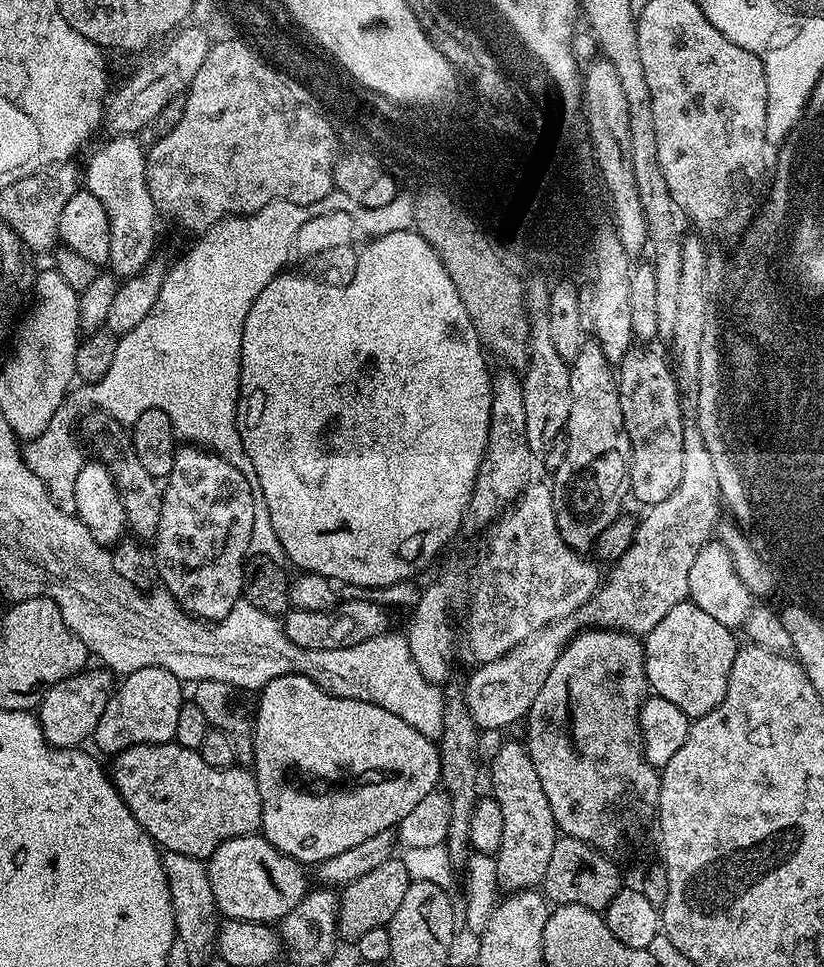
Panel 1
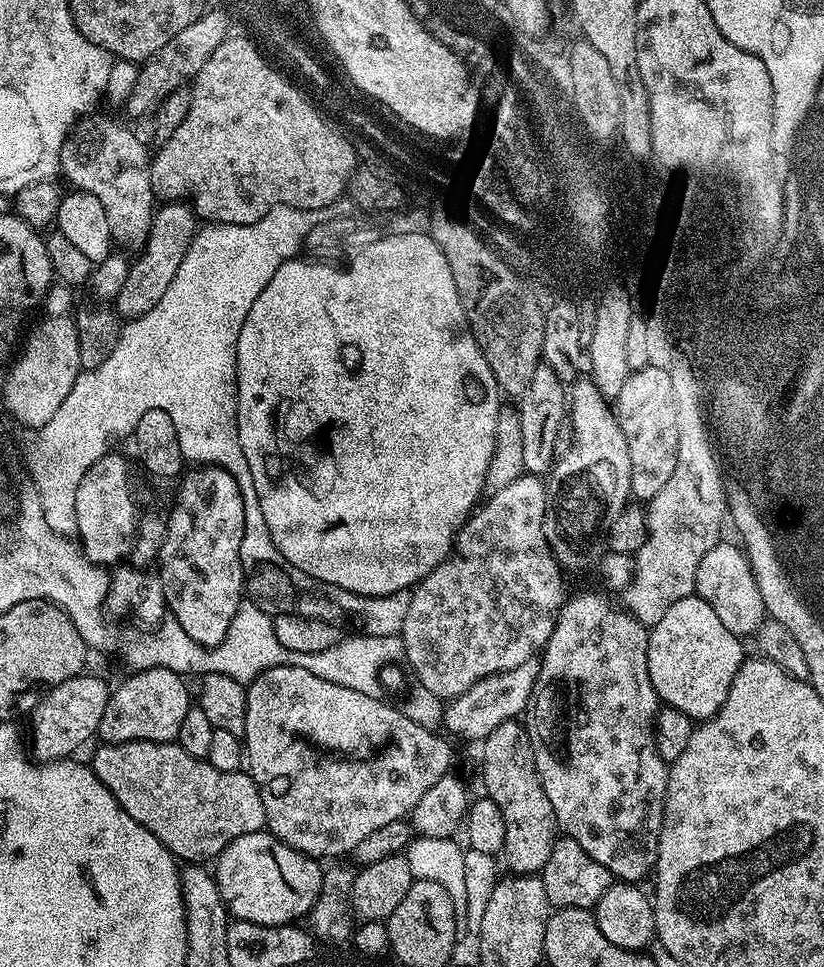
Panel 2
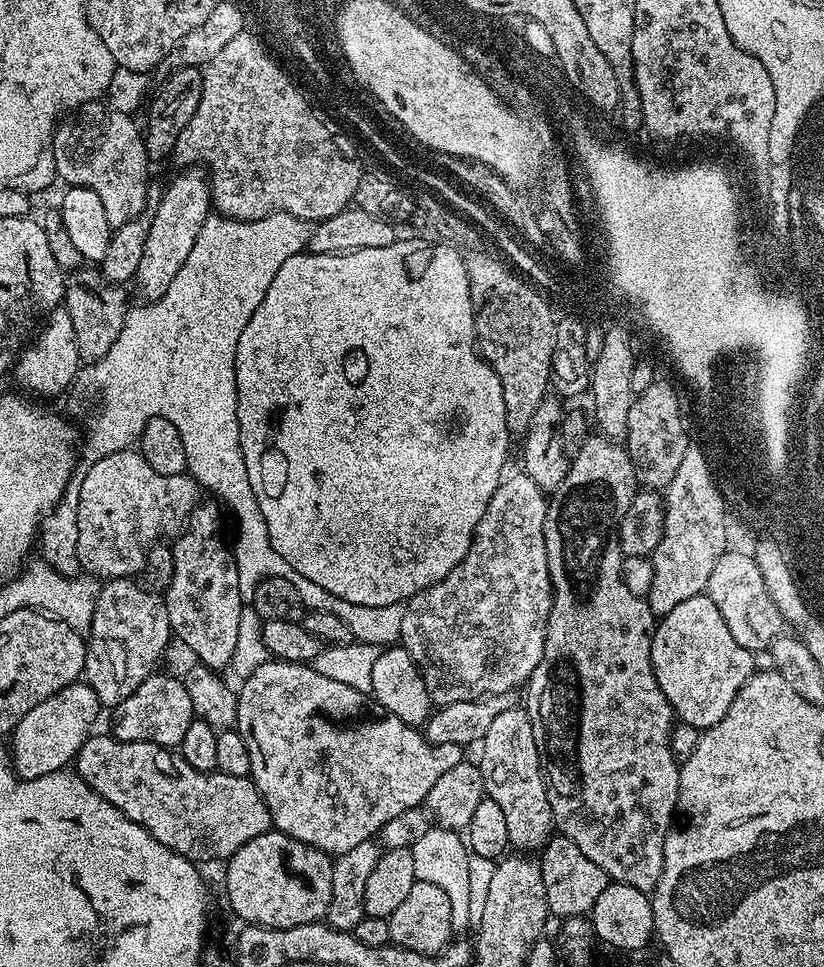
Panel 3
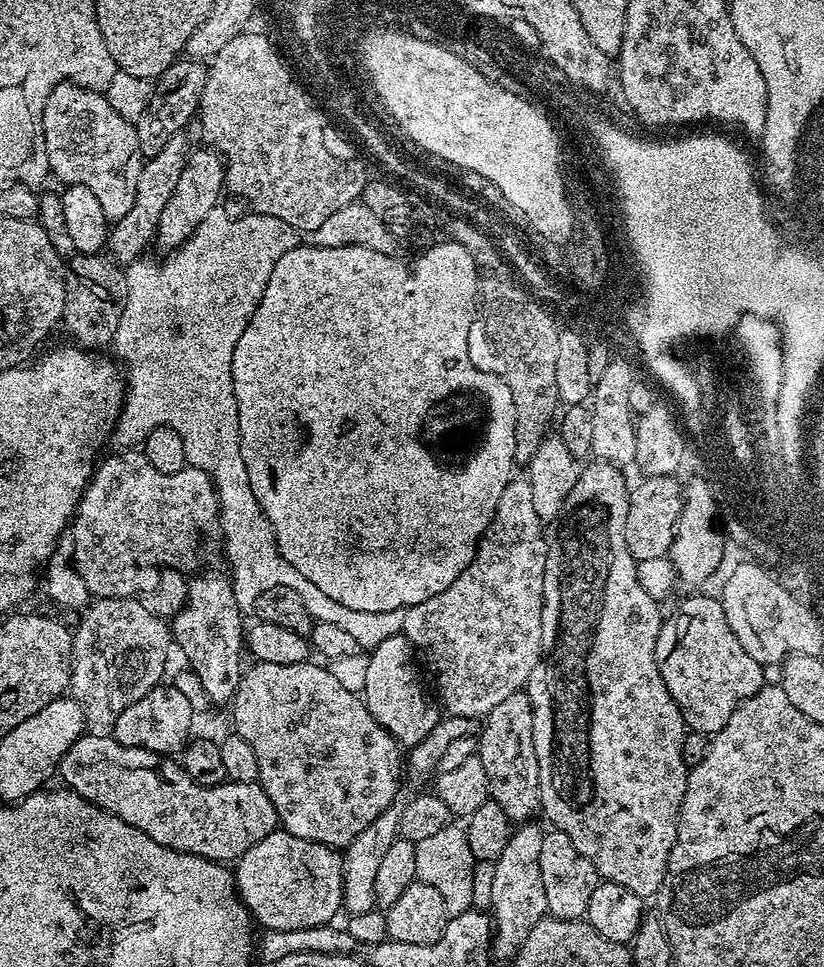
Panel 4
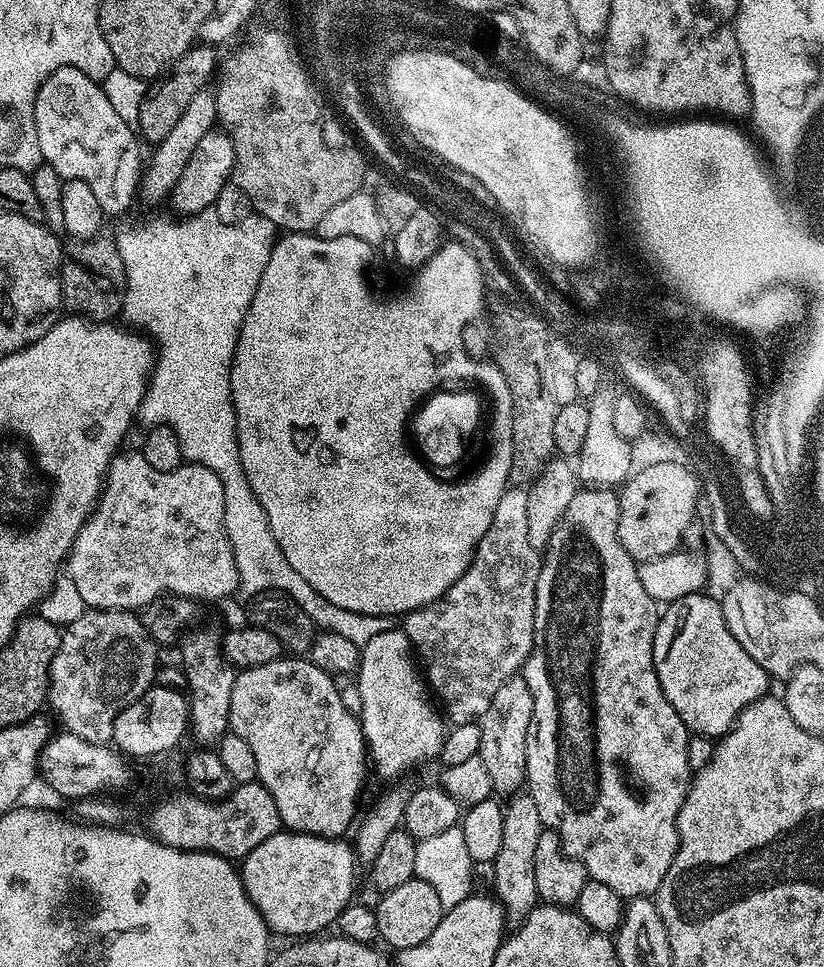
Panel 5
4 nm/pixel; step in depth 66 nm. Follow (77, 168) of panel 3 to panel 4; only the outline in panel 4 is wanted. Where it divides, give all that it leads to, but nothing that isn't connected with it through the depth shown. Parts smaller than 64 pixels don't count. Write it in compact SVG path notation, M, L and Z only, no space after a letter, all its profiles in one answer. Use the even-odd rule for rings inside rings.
M59 84L46 98L46 106L42 110L42 130L46 142L46 158L48 171L53 177L61 180L61 185L67 186L73 182L85 184L102 205L106 218L115 222L123 218L134 206L134 192L138 190L138 174L142 174L142 166L146 157L138 146L136 125L132 120L122 118L114 106L110 106L104 92L92 92L77 84Z

